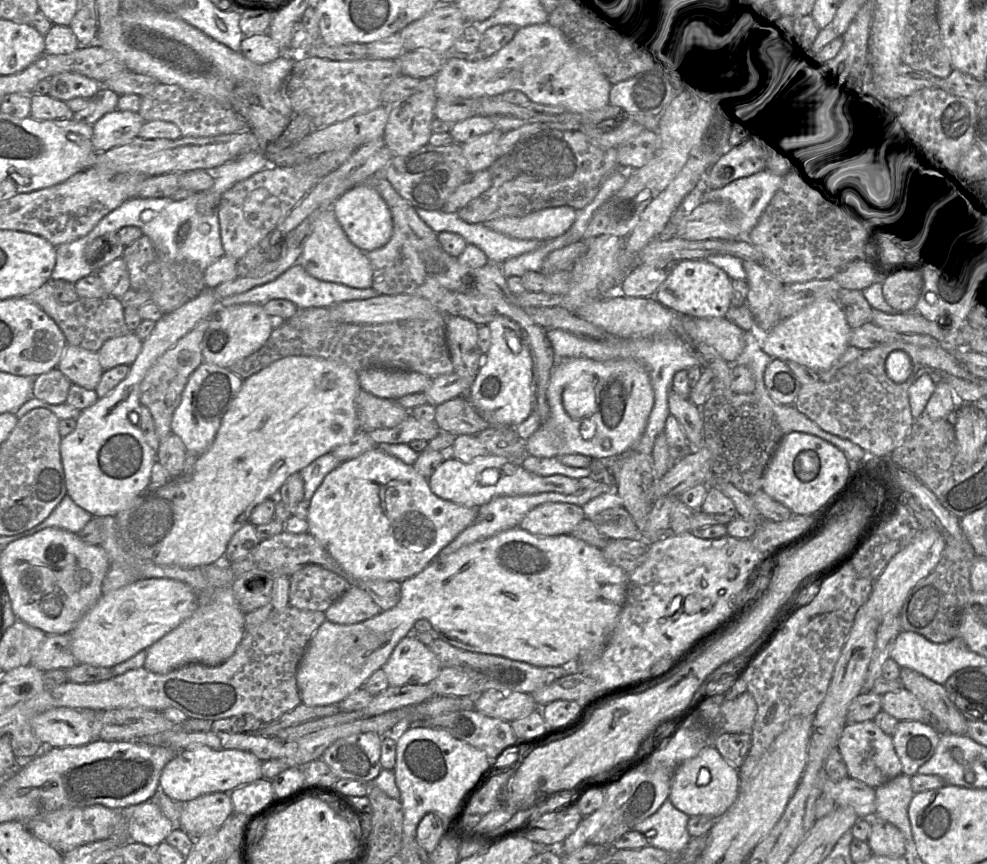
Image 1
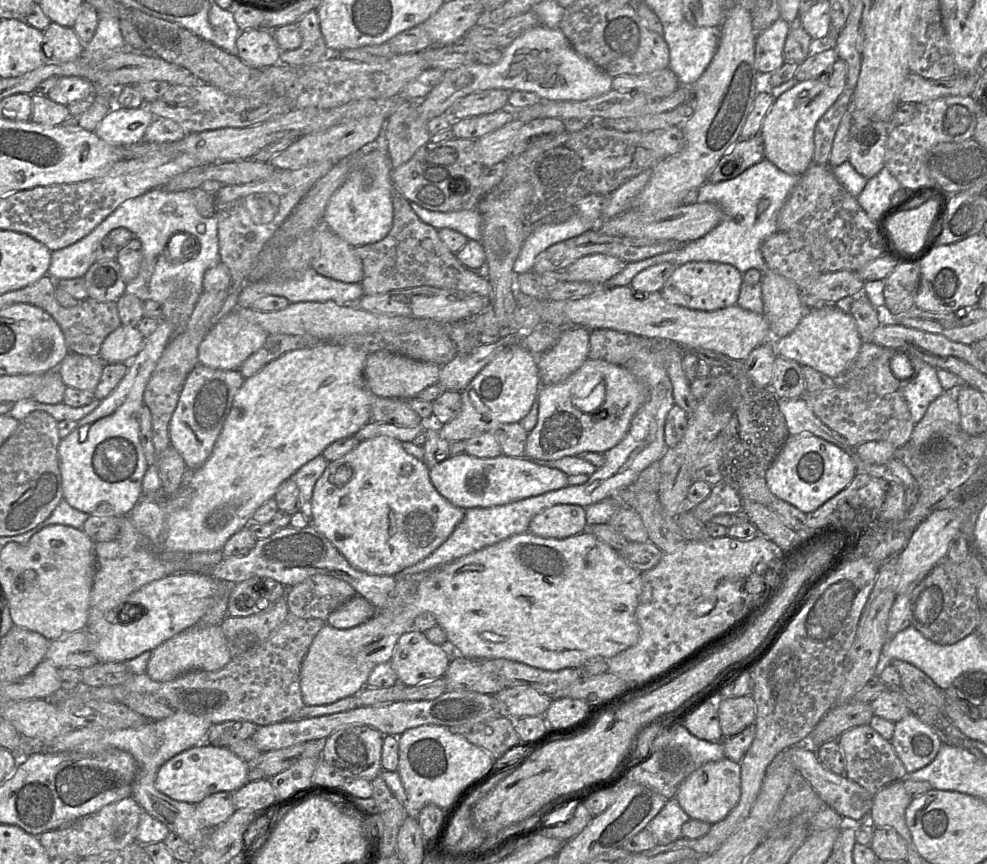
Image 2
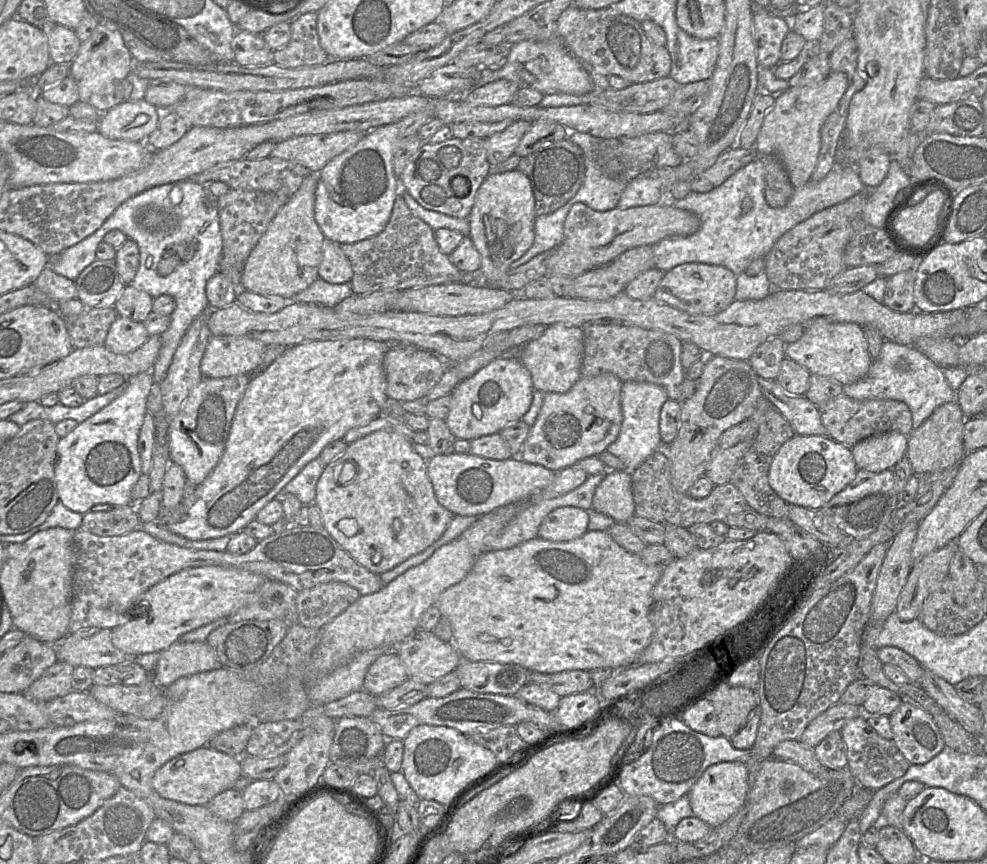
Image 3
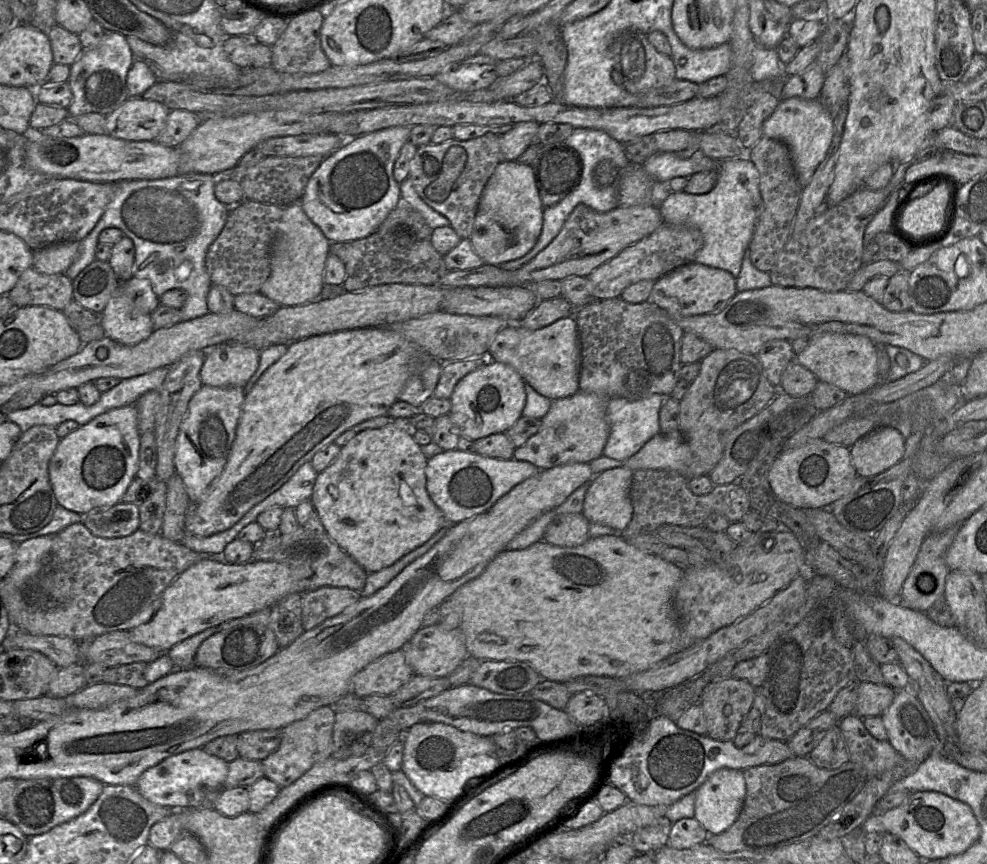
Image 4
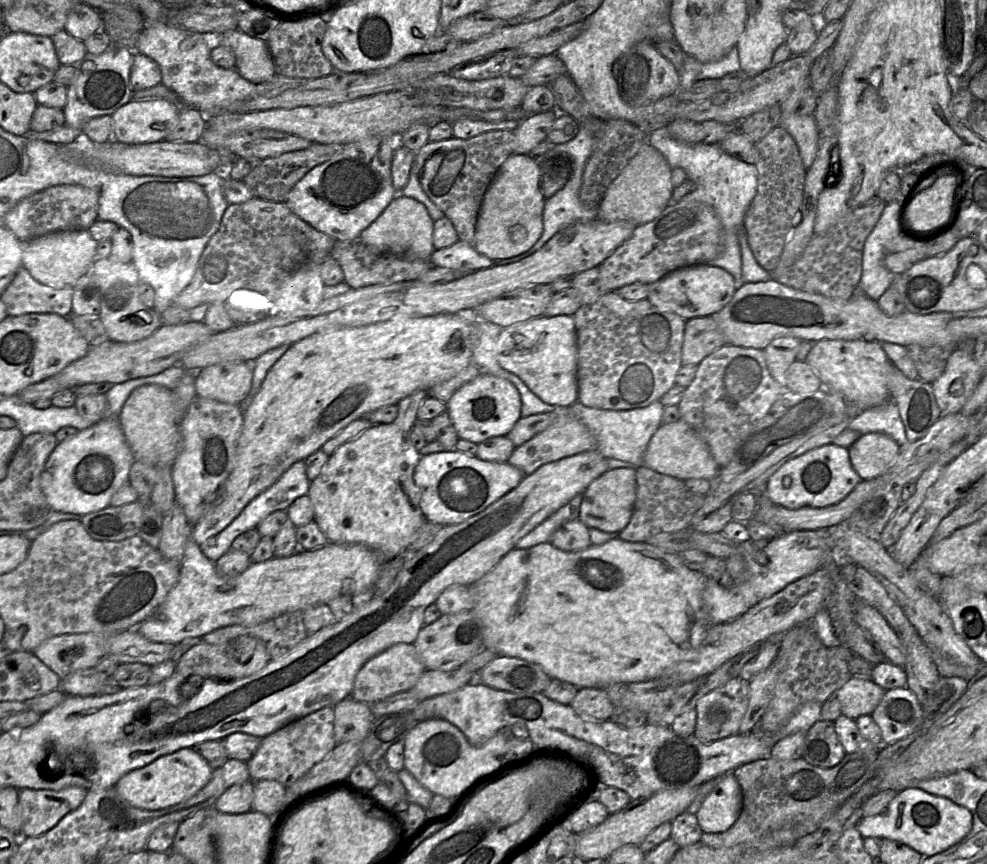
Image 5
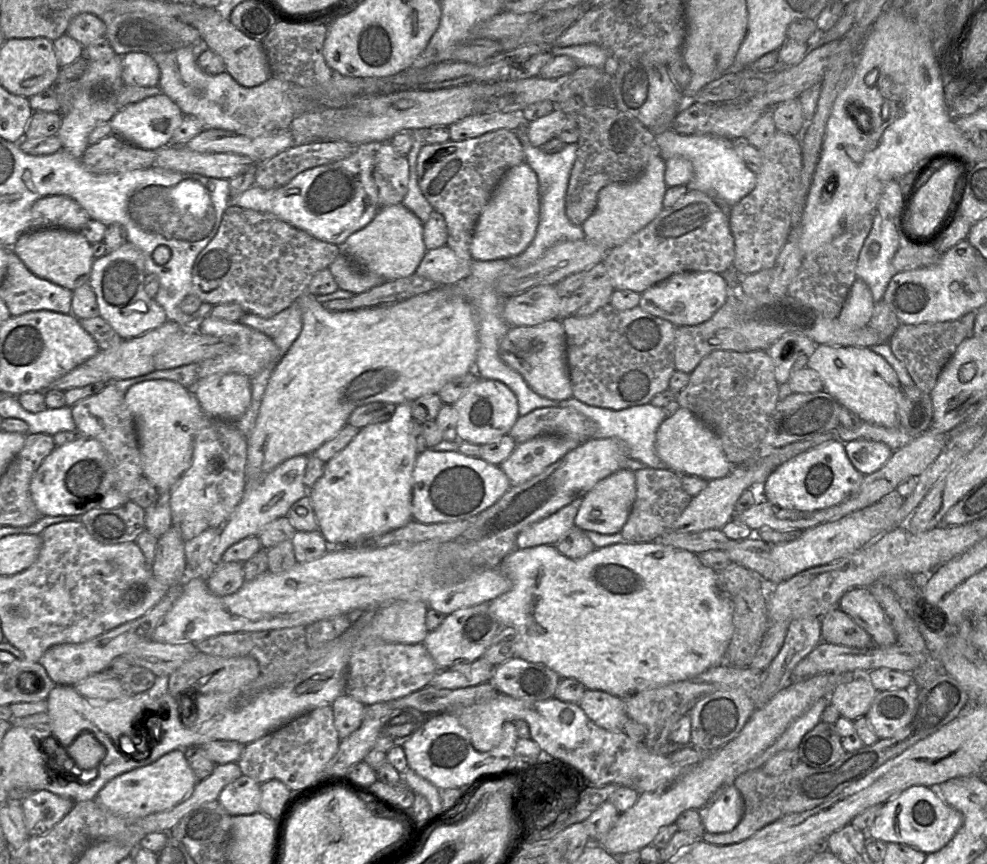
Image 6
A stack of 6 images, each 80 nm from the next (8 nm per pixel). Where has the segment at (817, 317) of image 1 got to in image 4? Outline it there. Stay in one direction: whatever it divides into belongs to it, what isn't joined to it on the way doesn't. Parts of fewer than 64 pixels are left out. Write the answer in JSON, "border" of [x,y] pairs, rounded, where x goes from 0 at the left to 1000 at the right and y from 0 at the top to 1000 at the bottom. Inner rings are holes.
{"border":[[[836,385],[820,392],[820,399],[805,417],[821,428],[830,441],[843,444],[859,458],[877,455],[892,442],[888,398],[877,389]]]}

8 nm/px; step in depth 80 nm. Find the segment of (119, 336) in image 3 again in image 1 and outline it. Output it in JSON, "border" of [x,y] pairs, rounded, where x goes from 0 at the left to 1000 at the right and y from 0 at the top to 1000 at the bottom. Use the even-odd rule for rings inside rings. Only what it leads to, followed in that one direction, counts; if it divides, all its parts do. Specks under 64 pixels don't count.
{"border":[[[134,383],[129,388],[111,391],[106,395],[99,406],[104,428],[124,421],[132,424],[141,411],[144,397],[145,394]]]}

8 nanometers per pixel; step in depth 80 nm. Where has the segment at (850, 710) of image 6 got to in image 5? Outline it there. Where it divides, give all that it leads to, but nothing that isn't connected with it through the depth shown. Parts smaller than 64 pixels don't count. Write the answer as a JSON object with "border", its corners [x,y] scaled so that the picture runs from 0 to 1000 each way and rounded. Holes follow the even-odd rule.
{"border":[[[863,782],[845,803],[852,815],[853,826],[867,833],[873,828],[882,828],[897,802],[886,788]]]}

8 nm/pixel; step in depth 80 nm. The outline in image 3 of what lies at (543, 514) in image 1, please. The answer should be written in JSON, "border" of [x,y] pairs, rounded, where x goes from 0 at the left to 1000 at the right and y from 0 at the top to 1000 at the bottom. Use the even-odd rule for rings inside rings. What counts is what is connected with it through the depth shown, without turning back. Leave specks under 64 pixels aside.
{"border":[[[571,586],[558,591],[550,601],[545,622],[558,627],[576,627],[596,615],[597,596],[594,590]]]}

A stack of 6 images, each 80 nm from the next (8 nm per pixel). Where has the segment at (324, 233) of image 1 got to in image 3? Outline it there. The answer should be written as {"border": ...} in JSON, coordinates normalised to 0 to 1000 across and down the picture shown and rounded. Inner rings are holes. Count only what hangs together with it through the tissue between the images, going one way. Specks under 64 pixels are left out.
{"border":[[[329,275],[327,281],[326,301],[322,313],[324,322],[337,329],[354,328],[358,319],[356,304],[344,282],[332,275]]]}

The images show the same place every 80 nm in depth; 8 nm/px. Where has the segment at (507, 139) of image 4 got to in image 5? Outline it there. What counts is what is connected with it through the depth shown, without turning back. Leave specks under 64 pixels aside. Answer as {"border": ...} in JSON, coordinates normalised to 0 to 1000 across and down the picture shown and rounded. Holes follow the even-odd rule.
{"border":[[[564,127],[536,132],[520,152],[520,178],[535,178],[542,169],[554,161],[555,153],[565,137]]]}

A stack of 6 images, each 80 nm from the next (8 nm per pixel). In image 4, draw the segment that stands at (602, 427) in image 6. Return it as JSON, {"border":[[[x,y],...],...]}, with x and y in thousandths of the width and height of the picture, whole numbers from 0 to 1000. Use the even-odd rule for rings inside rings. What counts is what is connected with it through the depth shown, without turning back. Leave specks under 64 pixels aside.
{"border":[[[670,456],[639,464],[632,461],[616,462],[614,483],[617,491],[617,505],[610,527],[627,534],[633,534],[643,527],[660,507],[669,500],[668,477],[677,459]]]}

